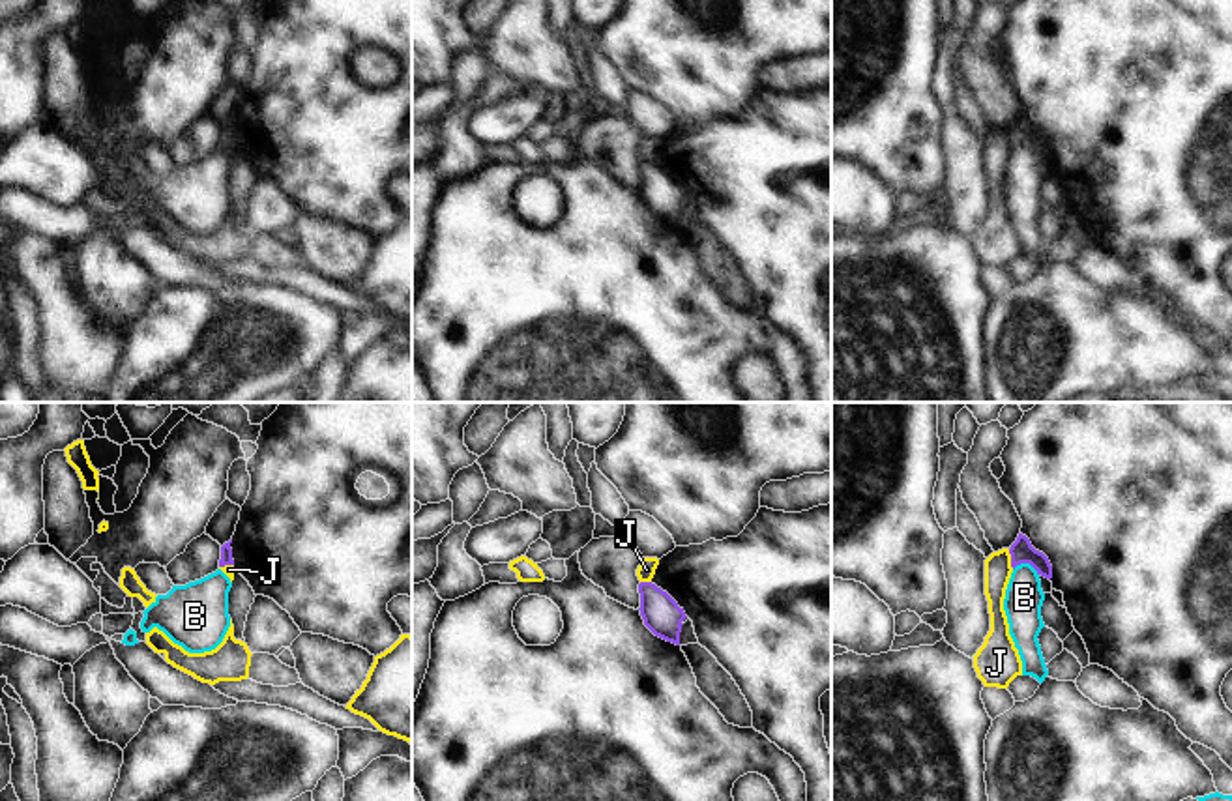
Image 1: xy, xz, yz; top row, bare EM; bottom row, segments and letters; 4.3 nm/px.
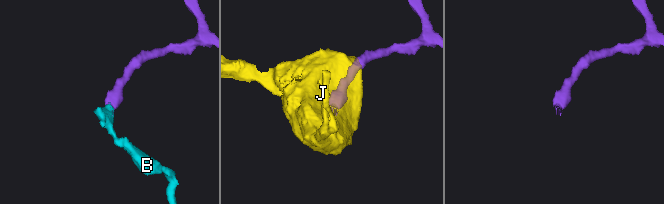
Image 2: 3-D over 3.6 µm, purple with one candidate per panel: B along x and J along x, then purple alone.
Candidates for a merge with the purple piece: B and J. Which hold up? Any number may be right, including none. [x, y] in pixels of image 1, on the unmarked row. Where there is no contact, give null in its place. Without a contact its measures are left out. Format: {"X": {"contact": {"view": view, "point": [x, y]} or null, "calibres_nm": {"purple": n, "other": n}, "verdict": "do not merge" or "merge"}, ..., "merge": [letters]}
{"B": {"contact": {"view": "yz", "point": [1026, 143]}, "calibres_nm": {"purple": 100, "other": 160}, "verdict": "merge"}, "J": {"contact": {"view": "yz", "point": [1012, 139]}, "calibres_nm": {"purple": 100, "other": 120}, "verdict": "do not merge"}, "merge": ["B"]}

